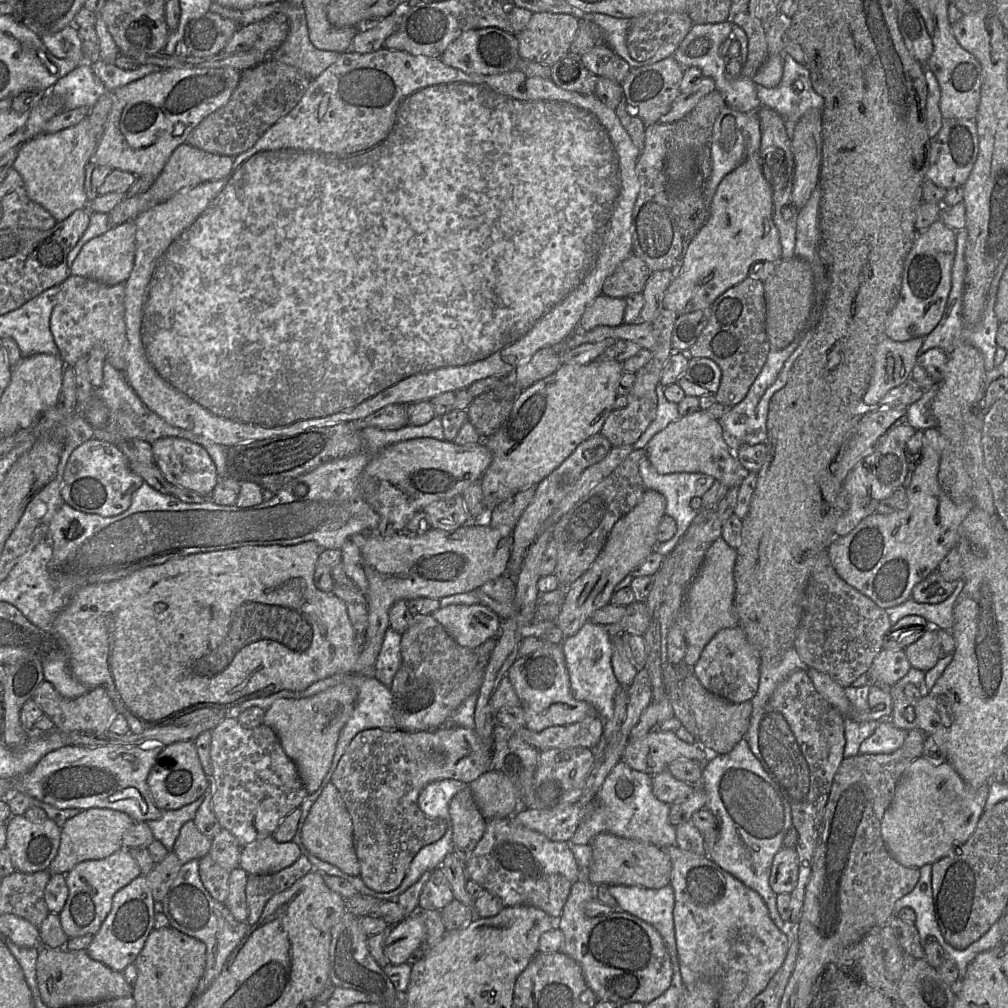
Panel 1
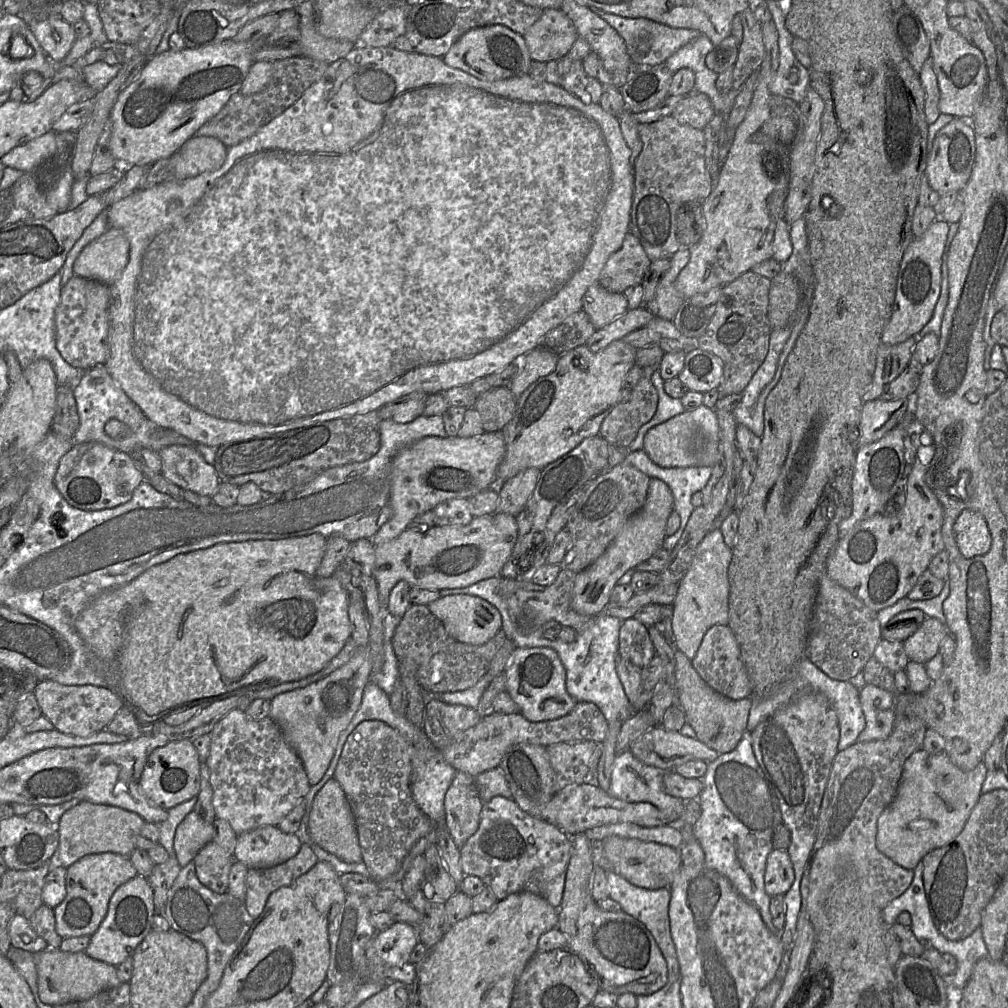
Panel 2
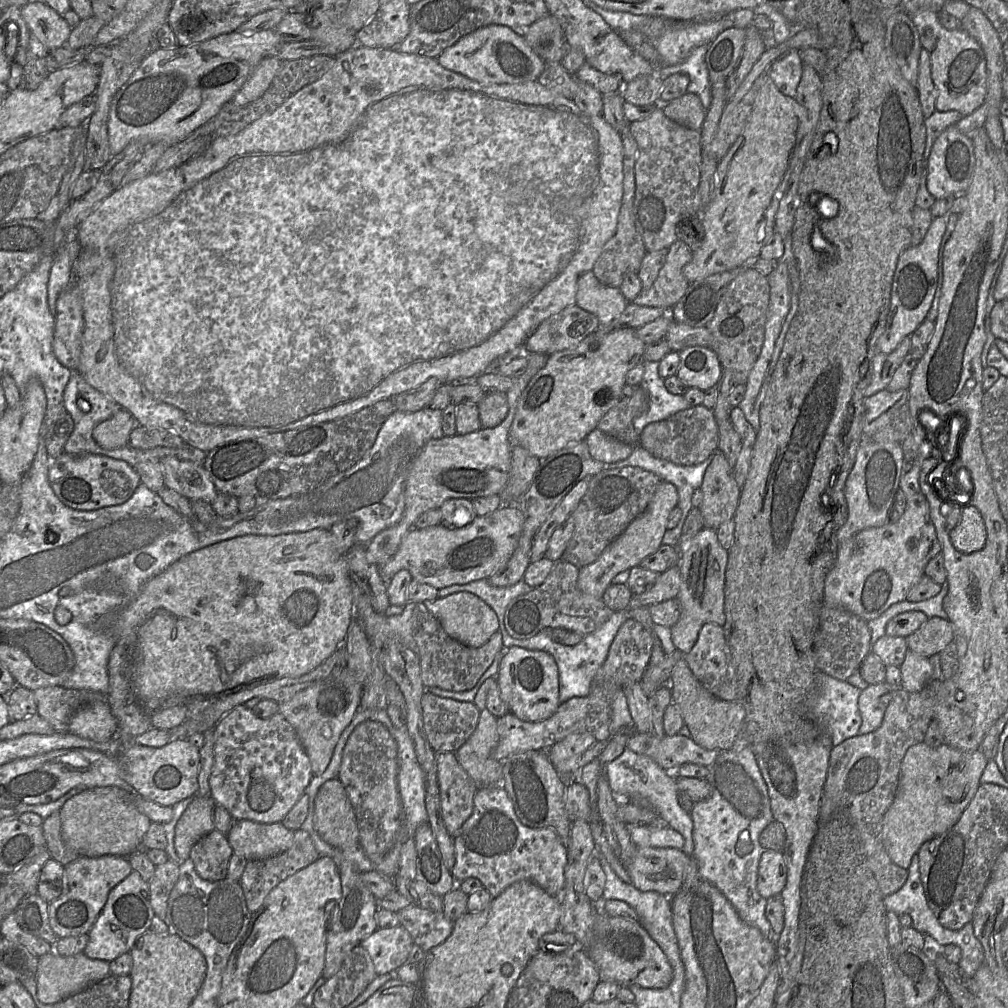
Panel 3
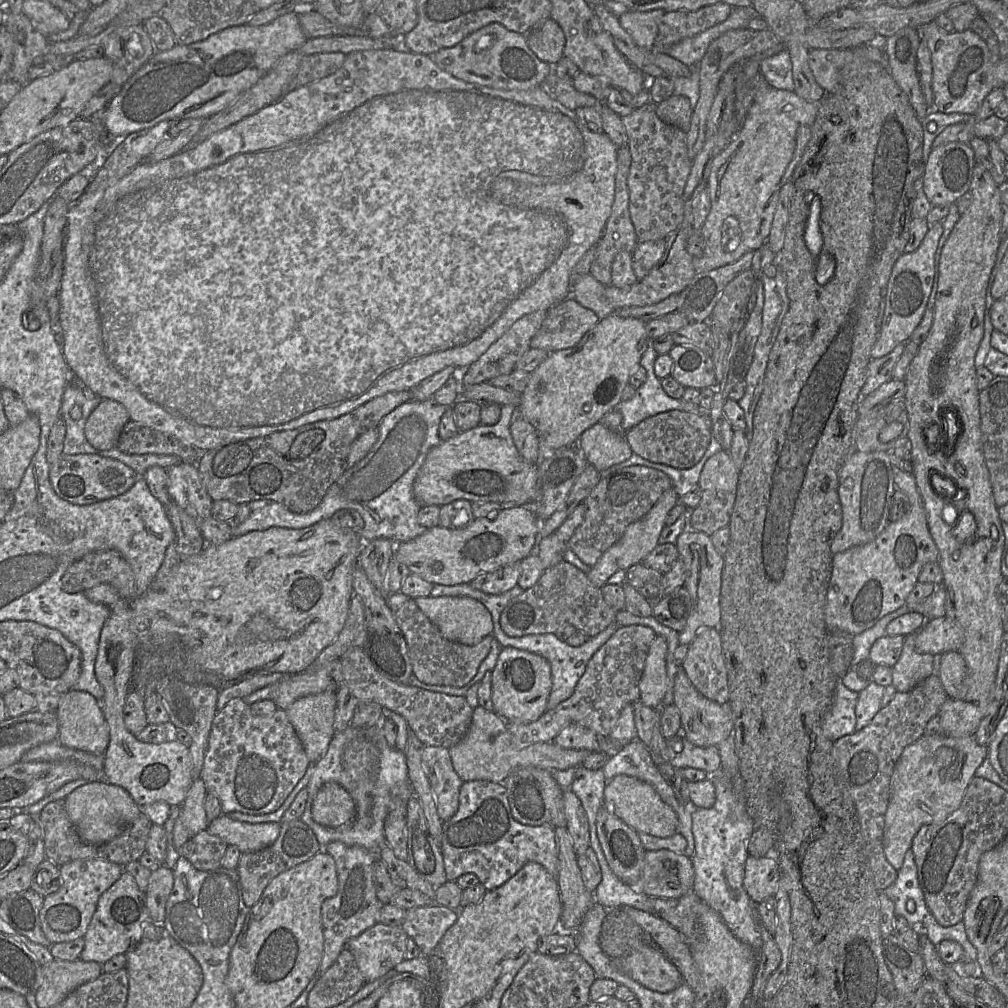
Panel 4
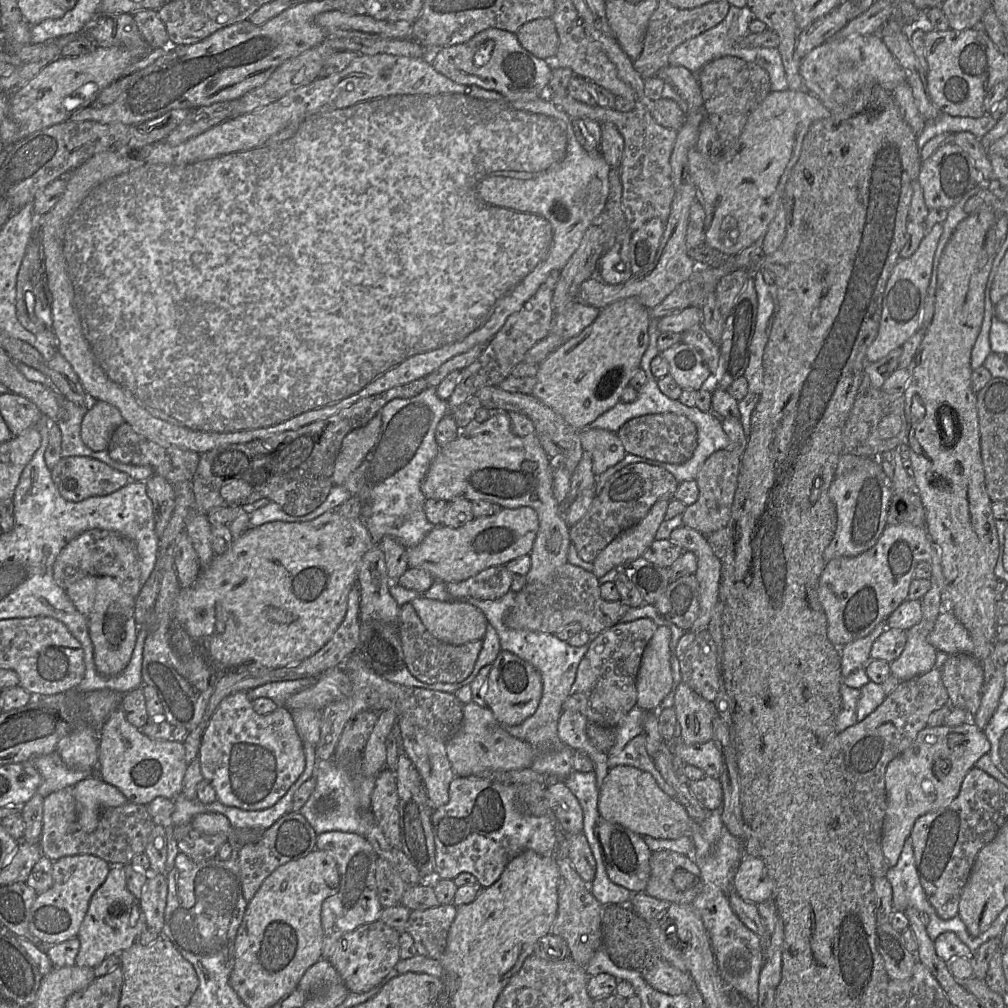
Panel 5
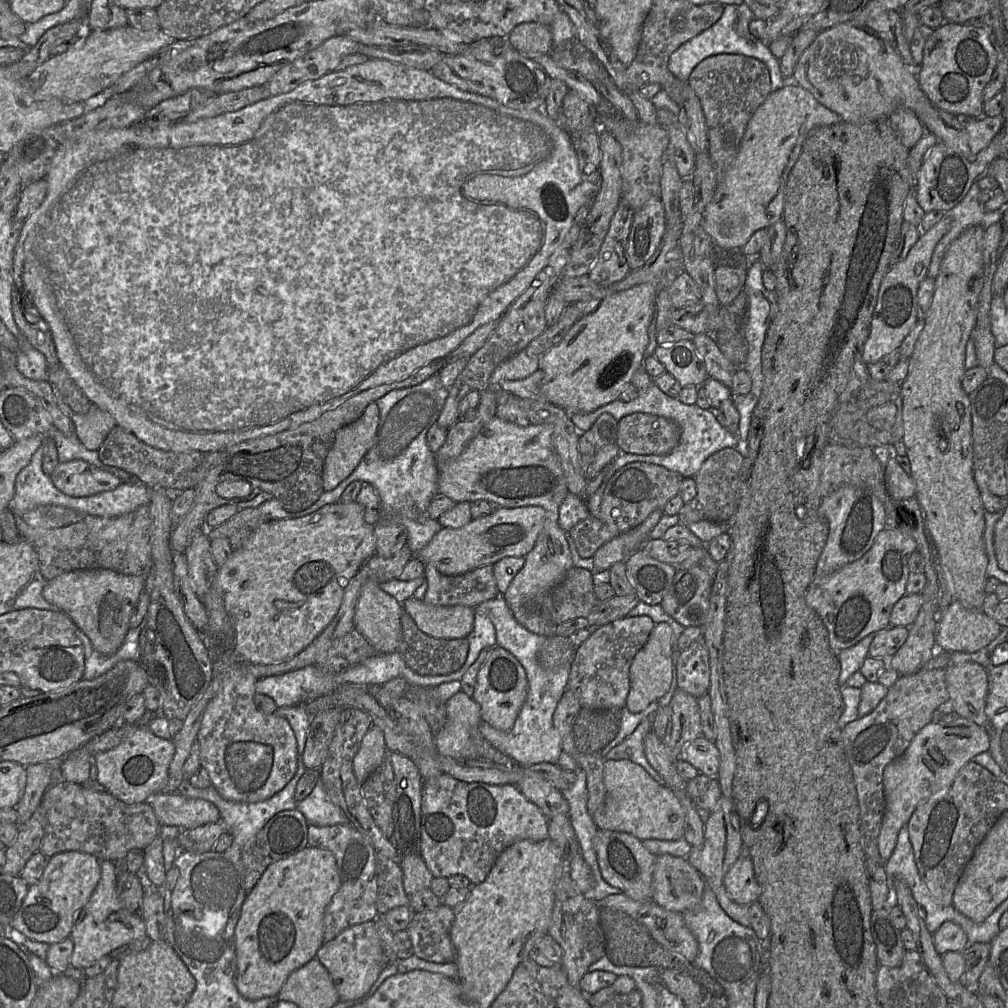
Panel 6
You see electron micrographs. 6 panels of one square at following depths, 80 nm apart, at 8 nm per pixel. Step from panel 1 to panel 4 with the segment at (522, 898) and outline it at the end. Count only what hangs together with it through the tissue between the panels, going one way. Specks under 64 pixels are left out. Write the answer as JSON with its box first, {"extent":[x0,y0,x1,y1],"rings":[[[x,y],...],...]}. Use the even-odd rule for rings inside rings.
{"extent":[439,782,558,891],"rings":[[[463,782],[457,812],[442,823],[439,847],[448,880],[456,881],[464,874],[473,873],[487,891],[503,885],[528,862],[541,864],[557,878],[558,856],[554,830],[548,826],[528,826],[516,821],[509,806],[508,791],[501,783]]]}

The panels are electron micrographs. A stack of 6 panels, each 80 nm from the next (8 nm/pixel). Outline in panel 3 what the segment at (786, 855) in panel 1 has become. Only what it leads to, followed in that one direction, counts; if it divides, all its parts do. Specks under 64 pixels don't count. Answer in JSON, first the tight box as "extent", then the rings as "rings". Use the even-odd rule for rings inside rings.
{"extent":[757,850,787,899],"rings":[[[765,850],[760,858],[757,891],[768,899],[780,895],[786,885],[787,866],[781,851]]]}

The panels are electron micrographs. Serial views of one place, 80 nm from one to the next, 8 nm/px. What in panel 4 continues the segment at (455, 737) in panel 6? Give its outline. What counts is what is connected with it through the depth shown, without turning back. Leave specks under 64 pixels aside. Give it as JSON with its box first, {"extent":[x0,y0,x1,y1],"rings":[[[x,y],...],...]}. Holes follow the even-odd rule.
{"extent":[448,706,591,783],"rings":[[[480,706],[473,709],[471,725],[466,735],[448,751],[453,768],[463,782],[490,781],[494,783],[502,783],[509,774],[527,766],[547,770],[576,768],[581,766],[591,753],[587,750],[564,749],[555,742],[515,747],[506,722],[494,711],[488,711]]]}

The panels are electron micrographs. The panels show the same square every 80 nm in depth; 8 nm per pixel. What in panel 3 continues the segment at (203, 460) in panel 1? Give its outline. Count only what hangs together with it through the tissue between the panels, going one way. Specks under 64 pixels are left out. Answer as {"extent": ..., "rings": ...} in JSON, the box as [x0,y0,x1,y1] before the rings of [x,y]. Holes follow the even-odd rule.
{"extent":[161,456,217,503],"rings":[[[166,456],[161,459],[164,486],[191,500],[212,503],[217,490],[201,462]]]}

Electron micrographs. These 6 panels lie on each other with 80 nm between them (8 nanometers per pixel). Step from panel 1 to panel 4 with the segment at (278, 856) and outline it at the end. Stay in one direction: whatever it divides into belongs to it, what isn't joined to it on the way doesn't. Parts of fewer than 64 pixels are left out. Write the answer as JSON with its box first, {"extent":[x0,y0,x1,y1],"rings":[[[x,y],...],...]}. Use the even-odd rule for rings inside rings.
{"extent":[206,815,280,853],"rings":[[[227,815],[209,821],[206,831],[218,836],[226,844],[236,846],[241,853],[262,850],[277,839],[280,823],[247,823],[236,821]]]}

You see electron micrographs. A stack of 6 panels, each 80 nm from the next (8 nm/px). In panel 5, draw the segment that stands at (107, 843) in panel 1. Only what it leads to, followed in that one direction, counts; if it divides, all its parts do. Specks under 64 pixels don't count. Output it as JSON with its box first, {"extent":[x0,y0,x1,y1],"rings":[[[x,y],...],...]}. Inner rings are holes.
{"extent":[72,776,129,833],"rings":[[[90,776],[80,781],[72,788],[72,794],[79,825],[87,833],[97,828],[103,808],[122,806],[129,802],[118,788],[99,776]]]}

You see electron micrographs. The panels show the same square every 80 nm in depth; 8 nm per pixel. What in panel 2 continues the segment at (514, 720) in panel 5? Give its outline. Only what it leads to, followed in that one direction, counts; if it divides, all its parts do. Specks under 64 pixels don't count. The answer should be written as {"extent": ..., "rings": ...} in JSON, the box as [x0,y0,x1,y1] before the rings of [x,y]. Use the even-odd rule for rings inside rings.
{"extent":[504,647,576,722],"rings":[[[516,647],[504,670],[506,692],[530,722],[542,722],[567,715],[576,705],[566,690],[566,671],[558,653],[549,647]]]}

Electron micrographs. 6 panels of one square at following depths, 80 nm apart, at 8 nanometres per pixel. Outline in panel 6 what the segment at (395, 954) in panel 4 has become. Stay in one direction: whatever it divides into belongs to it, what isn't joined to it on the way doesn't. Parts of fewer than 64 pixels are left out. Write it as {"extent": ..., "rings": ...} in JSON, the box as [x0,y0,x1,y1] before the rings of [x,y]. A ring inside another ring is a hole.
{"extent":[315,921,387,1001],"rings":[[[375,921],[346,928],[333,940],[323,943],[315,958],[327,969],[340,1001],[364,997],[387,966]]]}

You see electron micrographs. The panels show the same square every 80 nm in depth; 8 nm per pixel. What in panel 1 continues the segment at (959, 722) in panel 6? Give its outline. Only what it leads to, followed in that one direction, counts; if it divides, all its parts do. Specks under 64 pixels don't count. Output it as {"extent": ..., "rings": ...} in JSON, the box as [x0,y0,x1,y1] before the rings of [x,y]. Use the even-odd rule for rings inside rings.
{"extent":[881,756,988,868],"rings":[[[923,756],[913,760],[900,777],[894,796],[881,820],[881,836],[893,859],[907,868],[921,868],[949,855],[965,843],[976,828],[984,811],[988,785],[973,787],[967,784],[946,761],[934,765]]]}

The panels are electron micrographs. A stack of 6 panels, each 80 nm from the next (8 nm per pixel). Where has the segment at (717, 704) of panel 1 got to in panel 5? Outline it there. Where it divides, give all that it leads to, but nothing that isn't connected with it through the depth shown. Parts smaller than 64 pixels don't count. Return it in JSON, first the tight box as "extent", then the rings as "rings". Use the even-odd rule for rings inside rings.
{"extent":[673,682,717,745],"rings":[[[680,682],[676,688],[673,707],[681,736],[677,739],[686,745],[711,741],[713,720],[717,716],[714,703],[702,698],[687,684]]]}

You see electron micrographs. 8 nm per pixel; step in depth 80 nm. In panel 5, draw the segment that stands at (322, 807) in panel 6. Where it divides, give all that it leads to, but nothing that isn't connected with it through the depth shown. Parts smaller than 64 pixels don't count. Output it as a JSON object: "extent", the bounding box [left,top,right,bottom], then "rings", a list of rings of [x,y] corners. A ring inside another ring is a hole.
{"extent":[299,758,376,837],"rings":[[[316,758],[316,764],[313,769],[315,787],[299,810],[299,813],[307,820],[316,835],[331,831],[341,831],[365,837],[371,827],[376,825],[375,818],[371,812],[371,794],[375,785],[375,777],[367,778],[361,774],[359,776],[360,778],[348,781],[345,776],[345,770],[338,767],[332,759],[317,760]],[[325,796],[331,797],[335,801],[335,806],[330,812],[321,814],[317,811],[316,804]]]}

